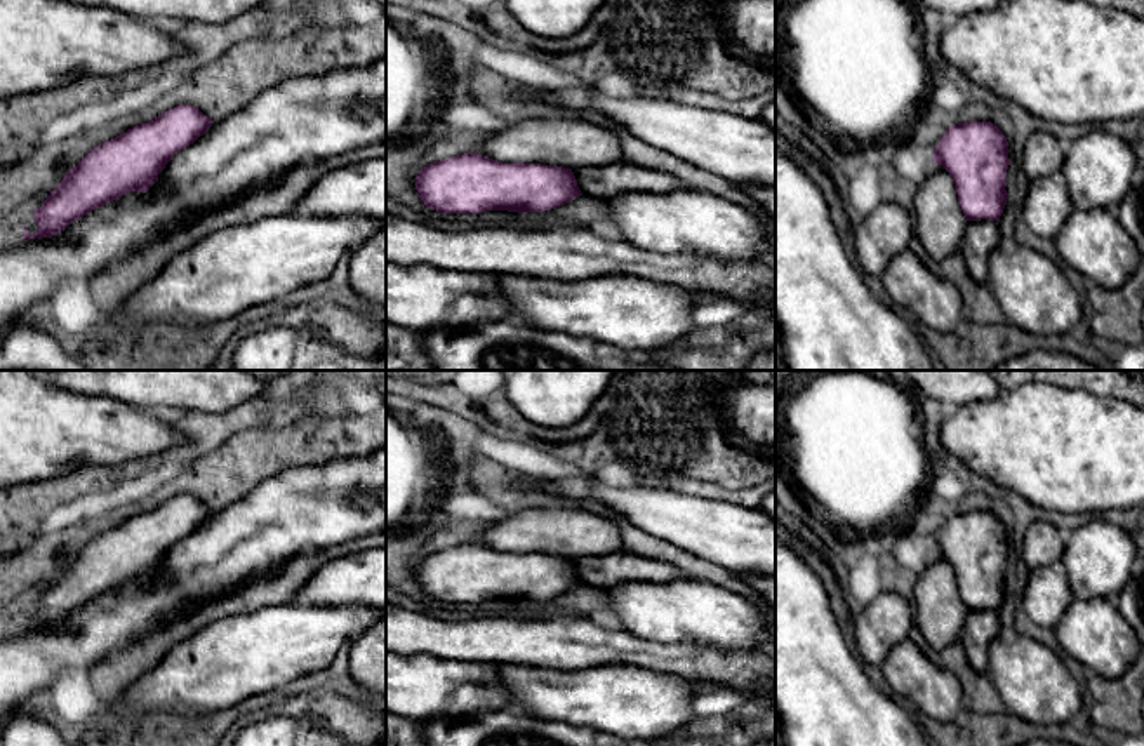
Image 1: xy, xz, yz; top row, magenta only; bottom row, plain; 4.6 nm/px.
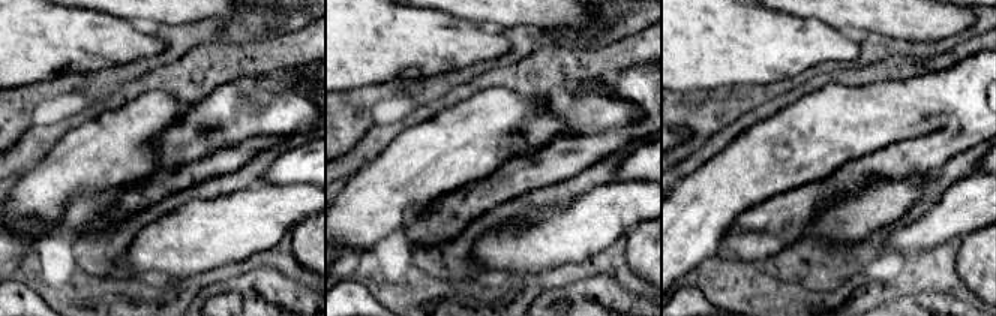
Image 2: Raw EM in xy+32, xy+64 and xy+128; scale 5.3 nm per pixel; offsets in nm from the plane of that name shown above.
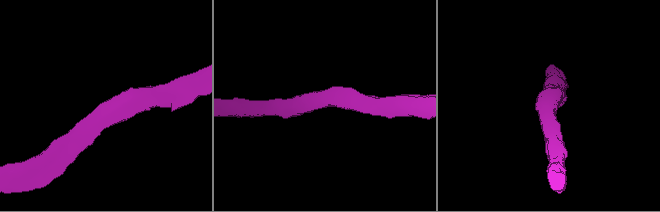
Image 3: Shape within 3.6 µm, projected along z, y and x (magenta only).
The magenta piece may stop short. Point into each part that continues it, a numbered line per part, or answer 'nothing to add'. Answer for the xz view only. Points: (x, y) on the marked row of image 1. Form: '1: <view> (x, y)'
1: xz (609, 181)

